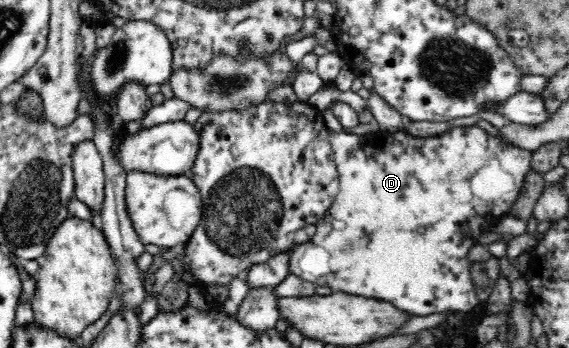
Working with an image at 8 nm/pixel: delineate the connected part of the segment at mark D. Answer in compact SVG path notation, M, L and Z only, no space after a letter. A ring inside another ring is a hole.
M477 126L457 128L453 127L451 130L443 133L442 135L427 138L414 137L408 133L403 133L401 130L399 132L391 133L384 133L383 131L380 131L378 133L370 134L369 136L355 135L347 131L339 131L339 133L330 131L329 141L334 153L334 160L338 171L339 193L337 193L335 201L333 201L329 211L327 211L327 215L323 219L320 219L319 223L316 223L315 235L308 242L297 244L291 249L291 252L289 253L289 273L297 275L297 277L303 280L320 285L321 287L330 287L333 291L342 291L351 295L360 295L366 298L380 299L391 302L395 307L405 312L409 312L411 315L431 315L431 313L451 313L455 311L462 311L466 313L472 312L474 307L479 304L479 300L476 294L474 283L472 282L471 272L469 271L470 265L472 263L467 260L467 255L469 255L469 252L465 253L465 239L471 239L471 241L475 241L475 229L479 229L479 225L480 227L487 227L489 223L493 225L493 221L495 221L497 217L501 217L501 215L505 216L507 213L509 213L509 211L511 211L511 207L513 207L513 204L515 201L517 201L517 197L519 197L519 194L521 193L521 189L523 189L523 182L525 181L526 175L531 169L532 151L524 150L511 144L505 144L501 138L493 137L493 135L489 135L487 131L484 131Z

